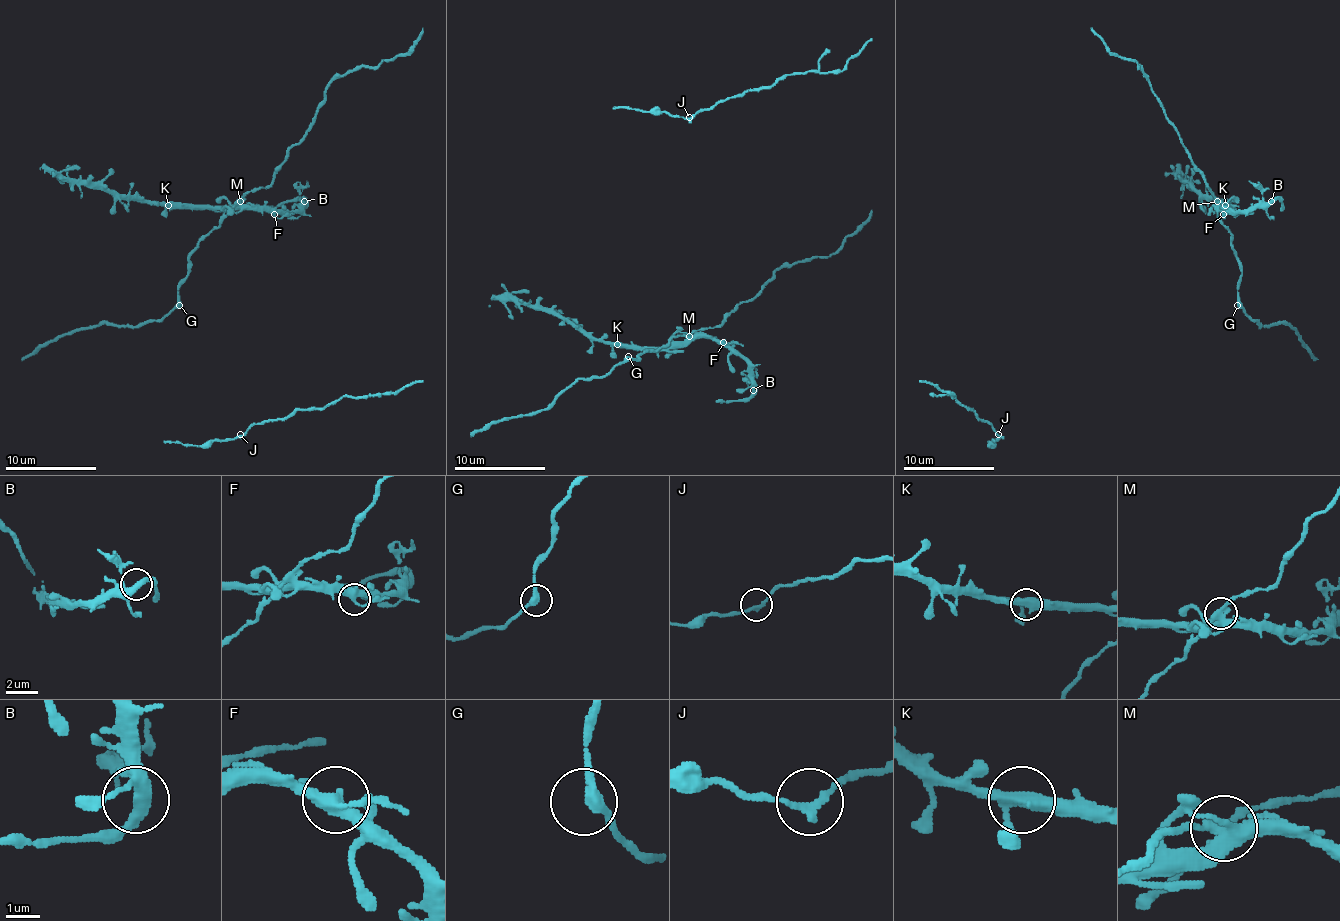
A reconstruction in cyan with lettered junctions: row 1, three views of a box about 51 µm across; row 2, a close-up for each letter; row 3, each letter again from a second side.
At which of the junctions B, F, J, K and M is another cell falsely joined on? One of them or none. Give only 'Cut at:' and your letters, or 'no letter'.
Cut at: no letter

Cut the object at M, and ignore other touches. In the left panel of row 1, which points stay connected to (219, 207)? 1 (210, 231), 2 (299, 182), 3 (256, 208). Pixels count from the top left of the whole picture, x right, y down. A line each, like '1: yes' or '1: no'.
1: no
2: yes
3: yes

